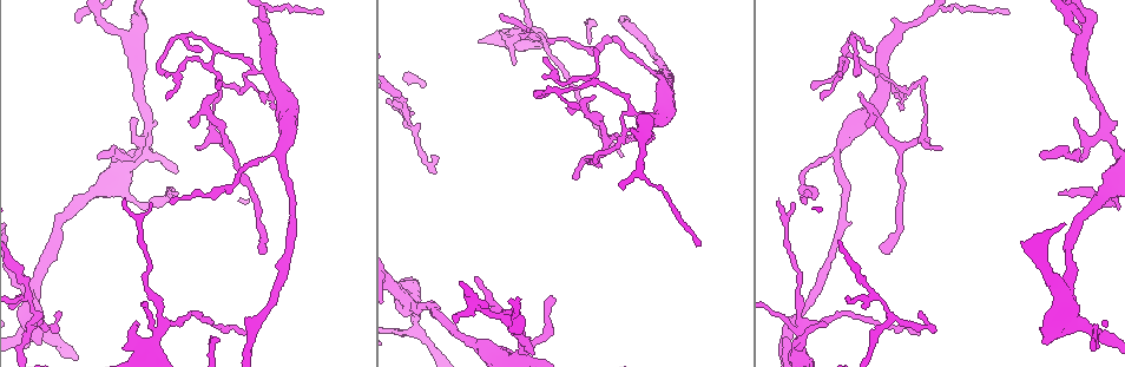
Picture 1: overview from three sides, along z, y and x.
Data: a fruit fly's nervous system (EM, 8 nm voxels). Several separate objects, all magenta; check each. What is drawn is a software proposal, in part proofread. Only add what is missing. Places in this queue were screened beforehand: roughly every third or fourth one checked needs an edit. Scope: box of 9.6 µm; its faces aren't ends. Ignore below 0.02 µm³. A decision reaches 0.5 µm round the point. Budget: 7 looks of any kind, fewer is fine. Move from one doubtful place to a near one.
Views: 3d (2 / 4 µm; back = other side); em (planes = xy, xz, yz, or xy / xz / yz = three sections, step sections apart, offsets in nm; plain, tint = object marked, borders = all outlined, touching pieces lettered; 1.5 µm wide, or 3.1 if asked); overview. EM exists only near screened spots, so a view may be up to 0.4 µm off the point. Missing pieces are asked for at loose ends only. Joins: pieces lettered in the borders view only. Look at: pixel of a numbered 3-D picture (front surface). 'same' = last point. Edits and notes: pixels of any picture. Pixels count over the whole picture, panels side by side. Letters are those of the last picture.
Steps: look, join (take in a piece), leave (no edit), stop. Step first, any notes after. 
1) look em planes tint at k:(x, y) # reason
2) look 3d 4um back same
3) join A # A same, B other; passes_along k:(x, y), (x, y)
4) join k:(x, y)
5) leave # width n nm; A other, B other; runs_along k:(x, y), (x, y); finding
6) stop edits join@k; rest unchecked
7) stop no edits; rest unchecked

look em planes tint at 1:(576, 109) # thin end

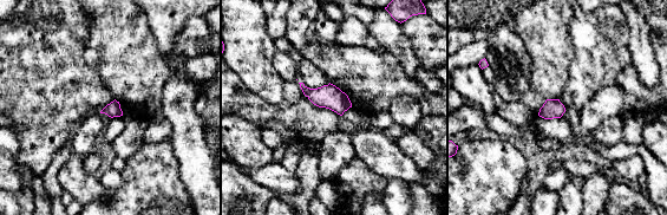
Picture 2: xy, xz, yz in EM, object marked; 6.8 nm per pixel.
look em planes borders same

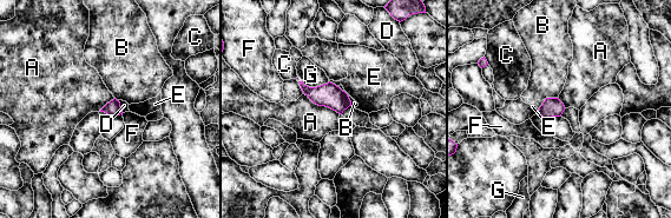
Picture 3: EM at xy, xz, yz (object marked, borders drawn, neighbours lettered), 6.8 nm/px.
leave # width 100 nm; A other, B other, C other, D other, E other, F other, G other; border 3:(303, 92), (314, 103), (340, 113); no lettered piece goes on from it

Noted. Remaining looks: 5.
look 3d 4um at 1:(792, 206) # branch stops here

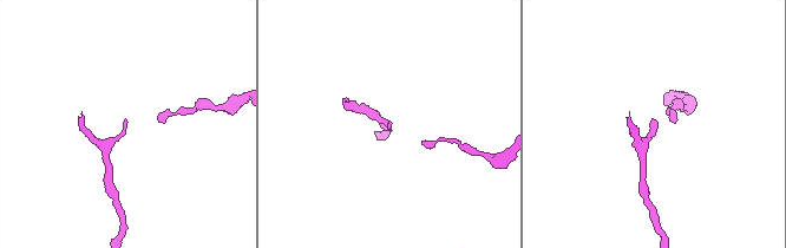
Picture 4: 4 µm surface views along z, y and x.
look em xy step 4 tint at 4:(655, 121) # shape alone is not enough

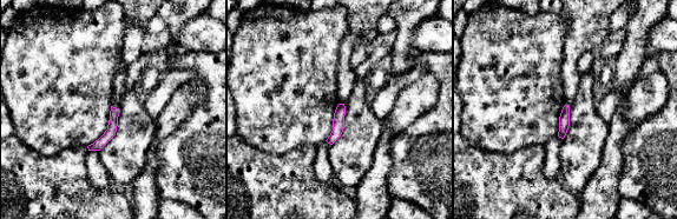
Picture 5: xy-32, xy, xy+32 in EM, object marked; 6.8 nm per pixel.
look em planes borders same # another direction

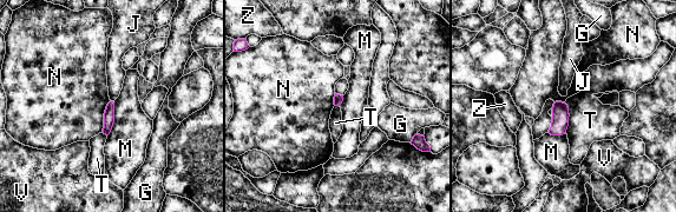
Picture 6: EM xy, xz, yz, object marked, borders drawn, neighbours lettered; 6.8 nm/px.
leave # G other, J other, M other, N other, T other, V other, Z other; none of them fits

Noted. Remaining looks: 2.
look 3d 4um at 1:(1041, 153) # branch stops here

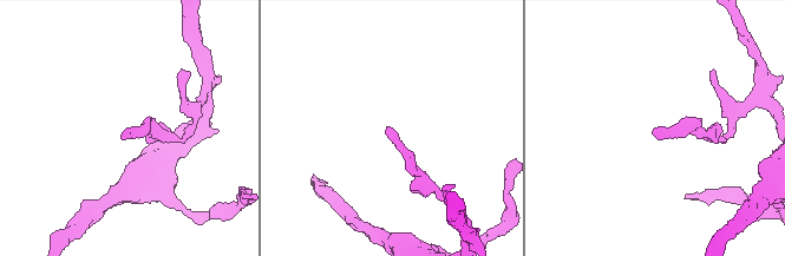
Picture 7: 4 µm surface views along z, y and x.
look em xy step 4 borders at 7:(388, 128)

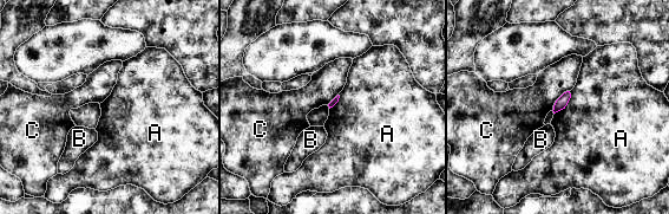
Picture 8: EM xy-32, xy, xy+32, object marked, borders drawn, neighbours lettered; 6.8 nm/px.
leave # A other, B other, C other; border 8:(570, 91), (568, 103), (555, 114); no lettered piece goes on from it

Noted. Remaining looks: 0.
stop no edits; rest unchecked

